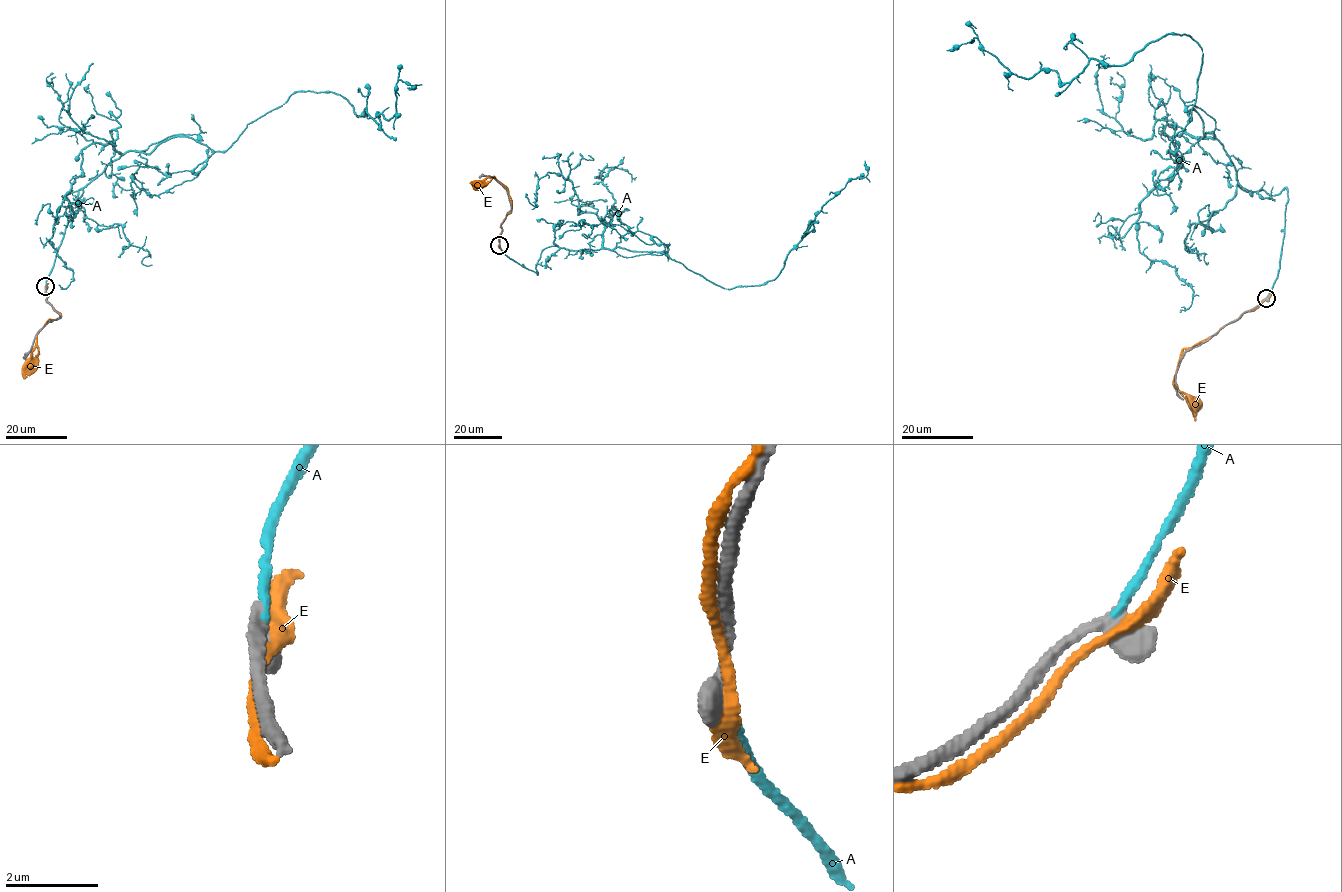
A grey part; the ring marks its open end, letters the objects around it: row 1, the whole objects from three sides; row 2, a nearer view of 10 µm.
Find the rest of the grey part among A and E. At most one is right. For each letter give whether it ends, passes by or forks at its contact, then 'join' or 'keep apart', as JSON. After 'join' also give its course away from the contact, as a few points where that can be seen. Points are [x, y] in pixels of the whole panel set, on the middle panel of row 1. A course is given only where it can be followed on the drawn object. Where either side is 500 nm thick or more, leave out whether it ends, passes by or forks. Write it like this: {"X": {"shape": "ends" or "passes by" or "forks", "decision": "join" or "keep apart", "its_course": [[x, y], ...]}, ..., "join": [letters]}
{"A": {"decision": "join", "its_course": [[499, 245], [538, 275], [552, 246], [617, 247], [724, 289], [766, 284], [864, 161]]}, "E": {"decision": "keep apart"}, "join": ["A"]}

